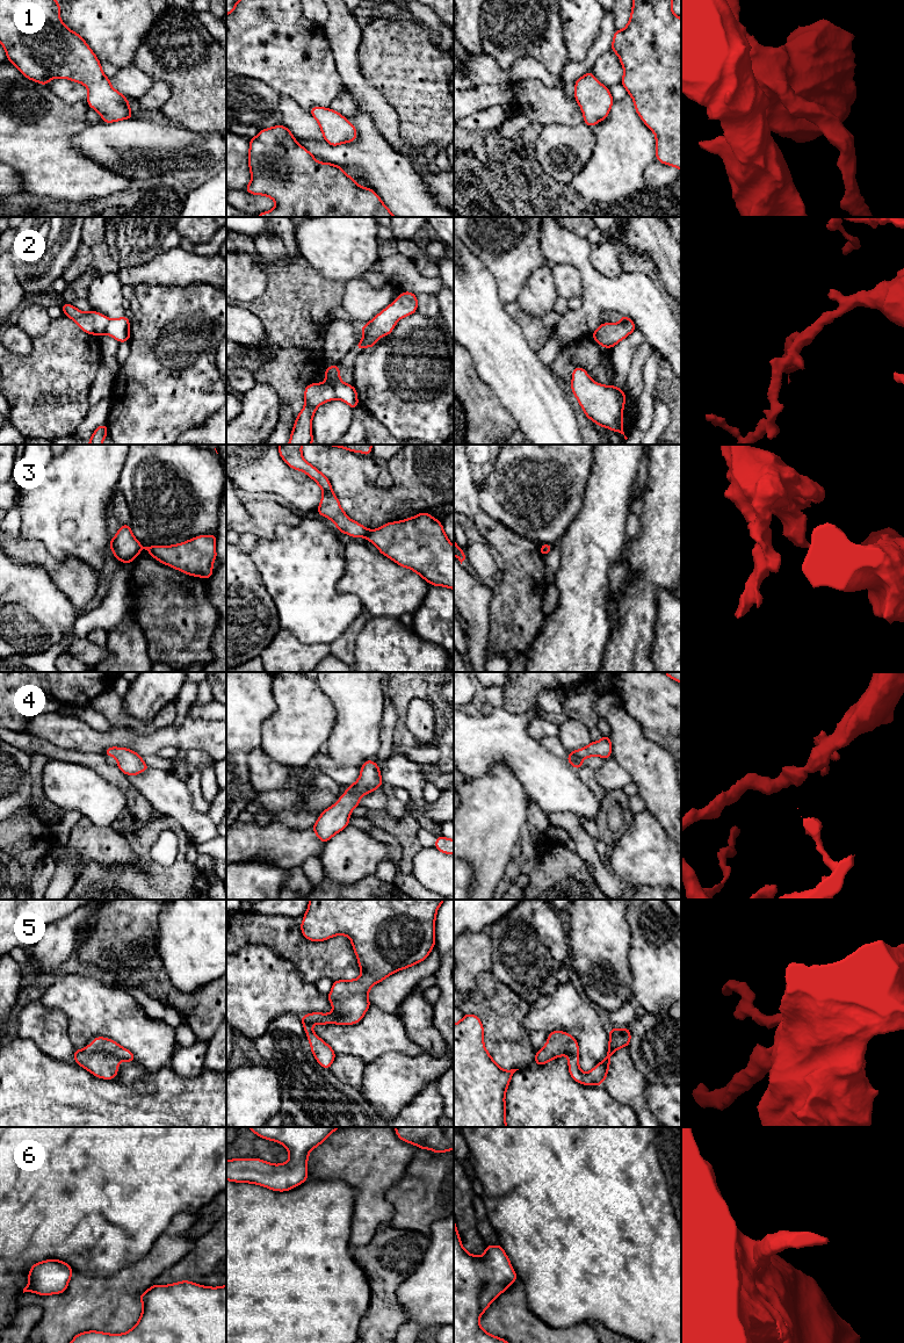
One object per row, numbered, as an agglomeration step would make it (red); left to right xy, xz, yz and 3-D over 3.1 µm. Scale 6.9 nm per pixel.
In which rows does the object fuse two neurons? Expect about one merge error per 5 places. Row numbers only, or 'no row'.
2, 3

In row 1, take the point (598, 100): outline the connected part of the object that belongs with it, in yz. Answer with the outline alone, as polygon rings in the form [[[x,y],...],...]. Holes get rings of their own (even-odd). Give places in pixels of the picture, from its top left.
[[[592,71],[577,79],[574,99],[581,108],[584,123],[590,128],[606,120],[614,103],[609,88],[605,87]]]

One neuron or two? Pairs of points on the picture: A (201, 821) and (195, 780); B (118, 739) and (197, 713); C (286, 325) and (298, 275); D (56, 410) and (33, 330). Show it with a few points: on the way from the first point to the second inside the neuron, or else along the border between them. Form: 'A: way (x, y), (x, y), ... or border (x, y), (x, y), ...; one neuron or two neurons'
A: border (187, 787), (193, 807), (207, 814); two neurons
B: border (187, 715), (194, 719), (214, 720); two neurons
C: way (294, 312), (295, 288); one neuron
D: border (51, 319), (48, 330), (33, 340); two neurons

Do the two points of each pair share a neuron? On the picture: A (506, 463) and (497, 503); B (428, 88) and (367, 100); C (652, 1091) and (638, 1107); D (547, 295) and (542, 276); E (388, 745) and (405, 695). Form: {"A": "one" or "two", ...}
{"A": "one", "B": "two", "C": "two", "D": "one", "E": "two"}

